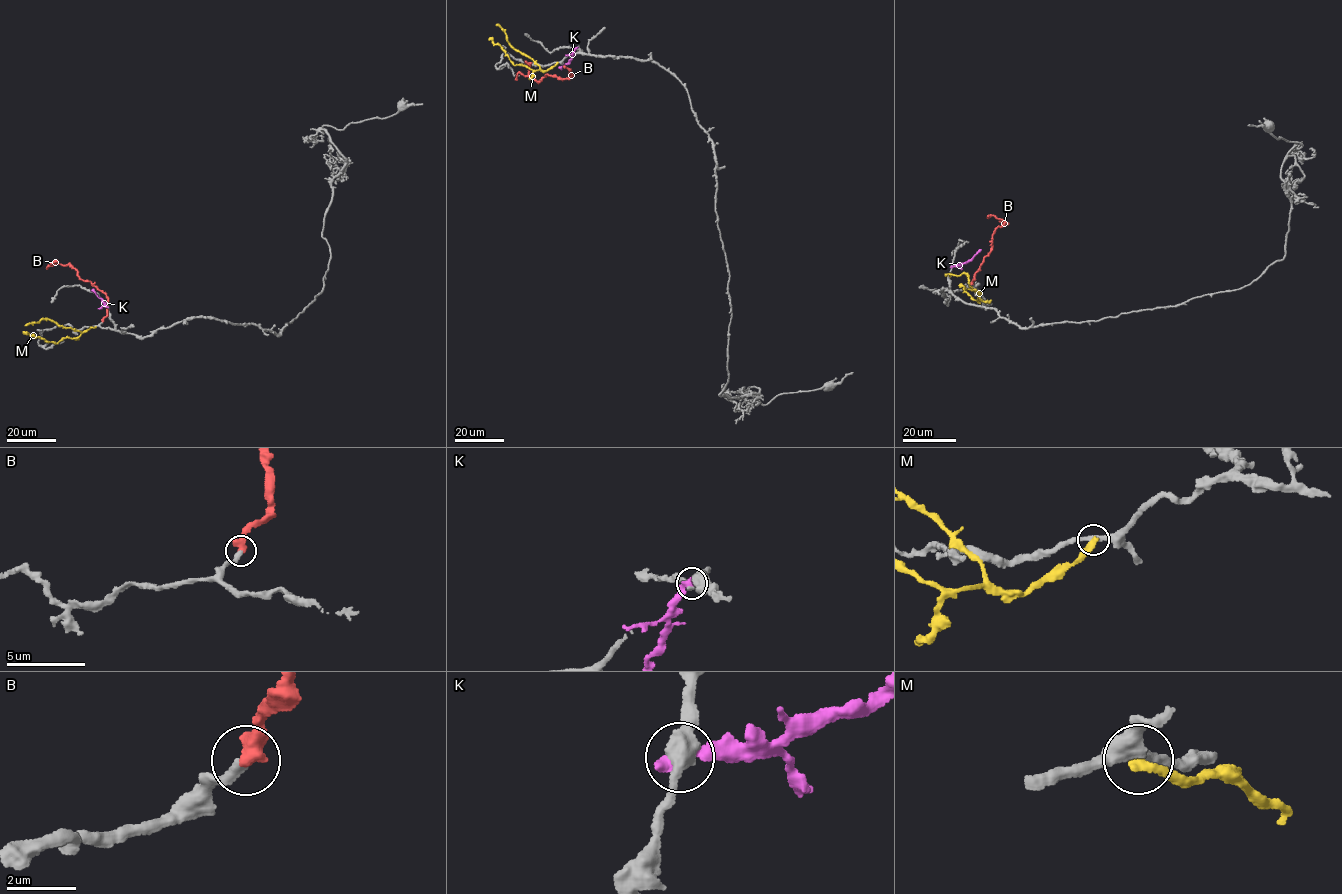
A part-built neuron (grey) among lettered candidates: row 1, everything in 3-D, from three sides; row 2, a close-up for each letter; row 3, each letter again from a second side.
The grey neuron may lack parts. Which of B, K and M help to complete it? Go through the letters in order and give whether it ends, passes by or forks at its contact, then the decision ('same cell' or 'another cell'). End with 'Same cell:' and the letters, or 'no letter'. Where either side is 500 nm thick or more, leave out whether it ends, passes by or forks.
B: same cell
K: another cell
M: it ends | another cell
Same cell: B

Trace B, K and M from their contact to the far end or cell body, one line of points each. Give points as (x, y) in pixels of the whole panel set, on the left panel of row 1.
B: (103, 321), (107, 308), (104, 292), (83, 281), (70, 264), (47, 266)
K: (107, 306), (91, 289)
M: (95, 326), (83, 332), (46, 319), (25, 325)

